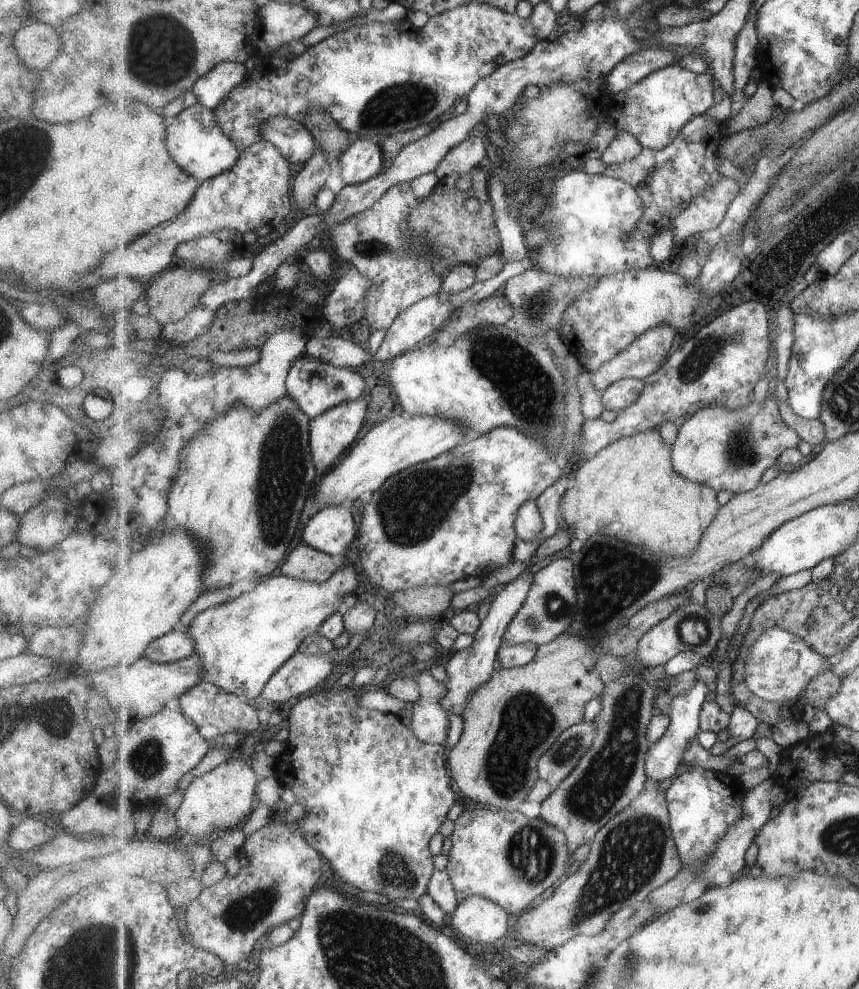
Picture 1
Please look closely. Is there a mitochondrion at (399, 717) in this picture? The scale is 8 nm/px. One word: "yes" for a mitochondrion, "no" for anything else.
no

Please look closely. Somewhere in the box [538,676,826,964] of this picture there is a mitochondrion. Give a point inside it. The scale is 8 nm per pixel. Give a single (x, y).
(631, 852)

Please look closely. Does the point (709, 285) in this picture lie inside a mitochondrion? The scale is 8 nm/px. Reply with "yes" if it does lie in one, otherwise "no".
no

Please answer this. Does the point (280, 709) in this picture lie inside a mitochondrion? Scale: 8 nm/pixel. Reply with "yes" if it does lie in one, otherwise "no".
no

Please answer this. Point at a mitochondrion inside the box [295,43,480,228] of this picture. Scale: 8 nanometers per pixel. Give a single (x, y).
(393, 106)

